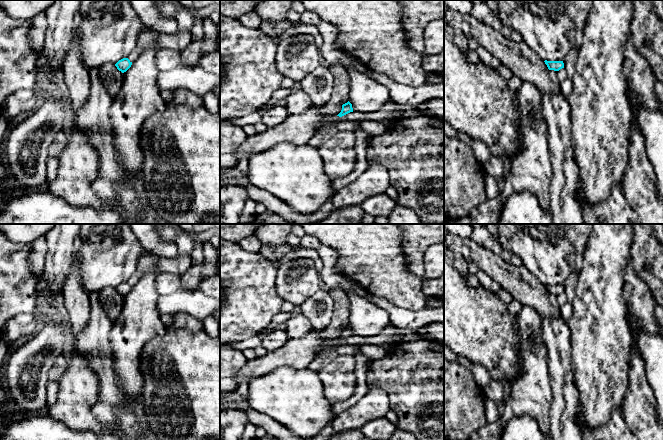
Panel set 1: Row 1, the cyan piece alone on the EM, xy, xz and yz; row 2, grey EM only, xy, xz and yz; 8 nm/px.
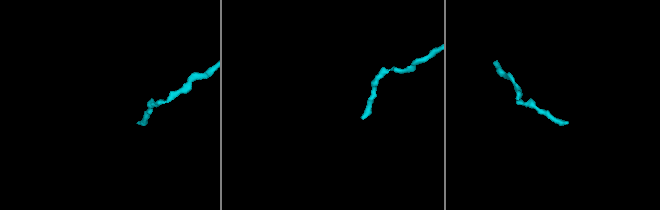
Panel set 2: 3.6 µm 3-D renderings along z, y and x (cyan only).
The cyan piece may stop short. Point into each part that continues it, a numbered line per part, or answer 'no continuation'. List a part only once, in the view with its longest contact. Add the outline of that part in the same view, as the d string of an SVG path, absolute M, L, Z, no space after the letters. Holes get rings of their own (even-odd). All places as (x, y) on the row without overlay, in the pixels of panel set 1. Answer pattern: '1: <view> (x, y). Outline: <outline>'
no continuation

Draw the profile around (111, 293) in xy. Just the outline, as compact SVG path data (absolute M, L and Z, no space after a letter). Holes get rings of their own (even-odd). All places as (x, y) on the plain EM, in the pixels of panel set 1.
M107 287L99 292L99 299L111 320L120 315L123 306L123 297L114 288Z

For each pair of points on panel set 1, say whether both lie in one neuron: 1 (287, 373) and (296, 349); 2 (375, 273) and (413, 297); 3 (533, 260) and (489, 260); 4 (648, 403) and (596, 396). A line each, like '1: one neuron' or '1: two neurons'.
1: two neurons
2: one neuron
3: two neurons
4: two neurons

